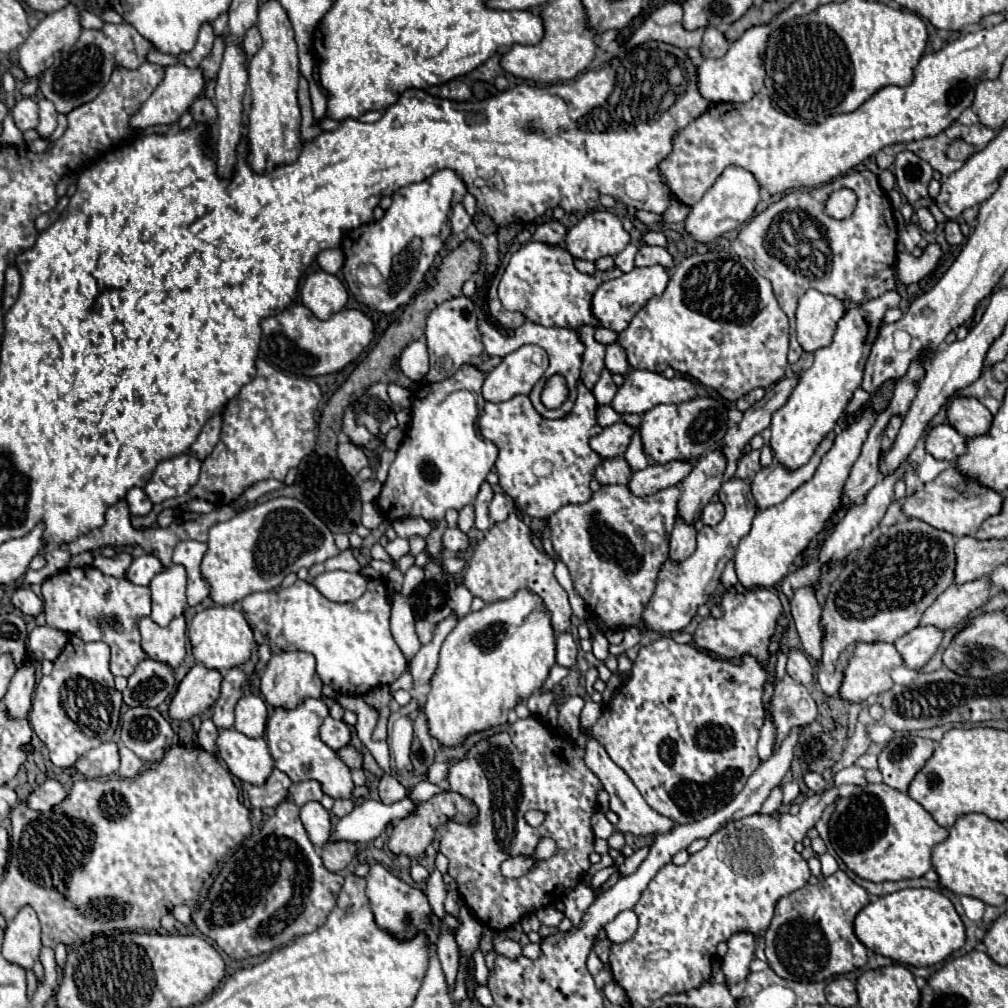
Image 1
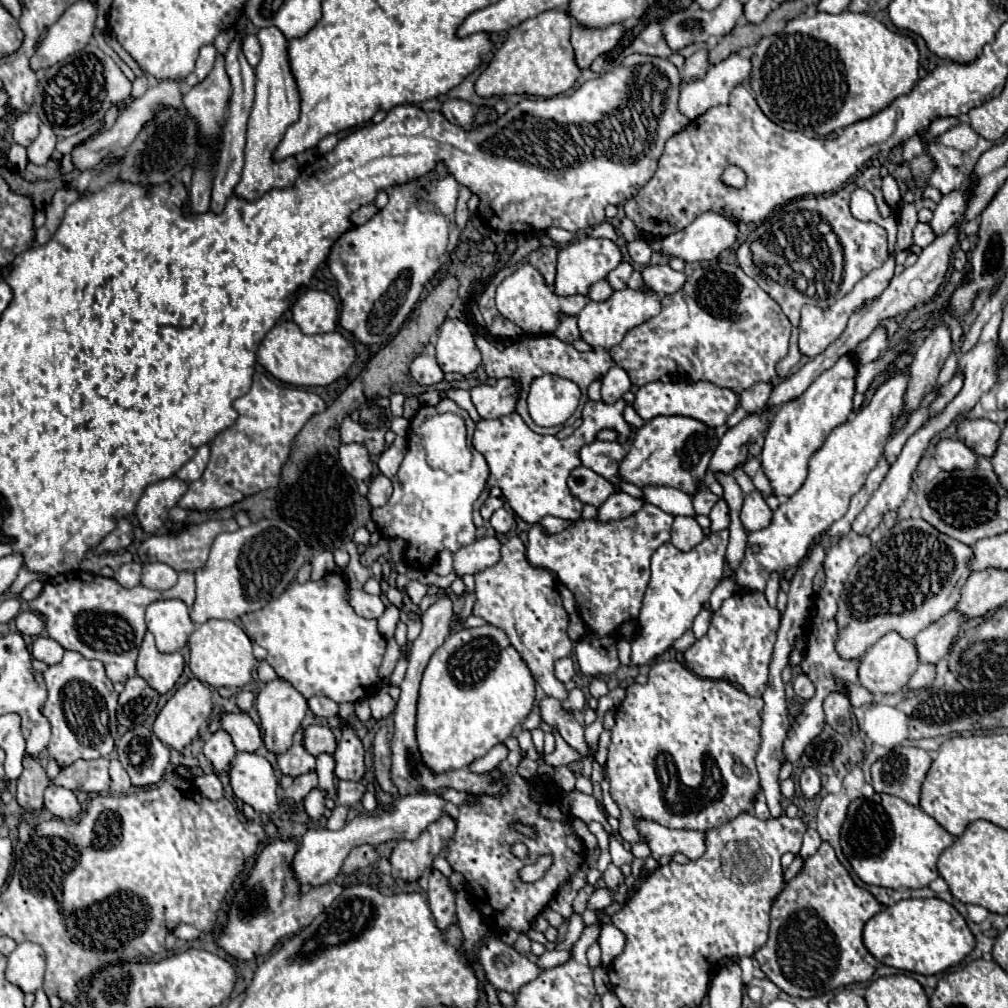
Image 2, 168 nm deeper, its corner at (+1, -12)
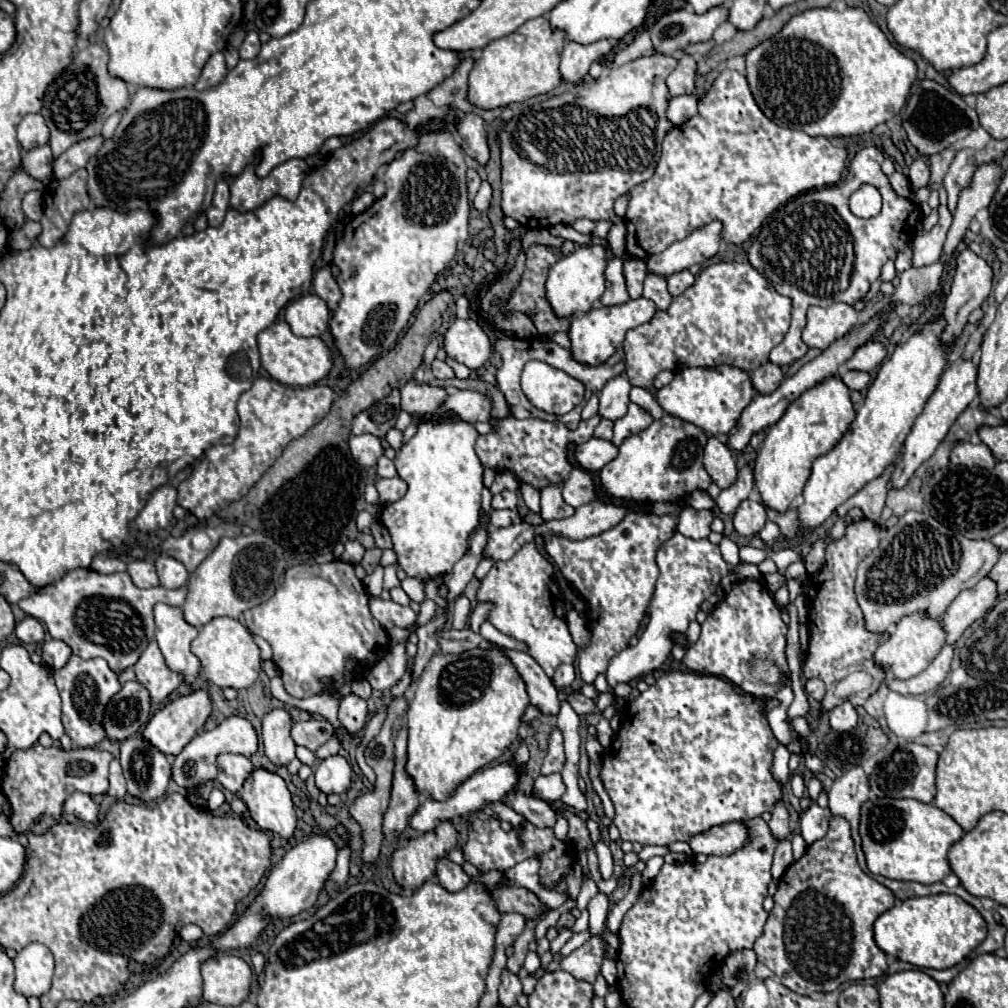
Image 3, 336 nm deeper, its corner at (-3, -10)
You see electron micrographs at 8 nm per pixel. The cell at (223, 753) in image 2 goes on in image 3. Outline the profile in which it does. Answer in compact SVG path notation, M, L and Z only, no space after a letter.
M231 753L219 755L217 765L219 765L217 781L231 793L239 793L245 779L253 773L253 763L243 755L231 755Z

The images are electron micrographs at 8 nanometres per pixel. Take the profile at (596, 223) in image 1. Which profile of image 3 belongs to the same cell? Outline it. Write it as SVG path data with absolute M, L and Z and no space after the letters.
M601 245L581 247L575 253L561 257L549 269L545 283L545 291L547 291L545 297L549 299L553 313L561 317L573 317L577 313L587 313L589 309L593 309L605 291L605 277L603 277L605 265L607 265L607 249Z

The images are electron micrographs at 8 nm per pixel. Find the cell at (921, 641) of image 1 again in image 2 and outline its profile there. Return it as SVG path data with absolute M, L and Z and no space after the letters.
M949 611L945 617L941 617L939 621L923 629L913 639L917 647L919 663L937 663L939 659L943 659L949 653L961 623L963 623L963 617L957 611Z

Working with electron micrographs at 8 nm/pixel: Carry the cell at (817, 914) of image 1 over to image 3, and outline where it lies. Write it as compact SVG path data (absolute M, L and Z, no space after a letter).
M833 817L829 831L823 839L811 843L799 861L793 861L783 877L779 879L777 891L773 895L773 909L765 923L765 931L755 943L755 953L759 963L769 967L785 987L797 995L829 993L841 983L859 981L869 977L879 977L887 971L887 955L877 947L873 939L875 919L895 905L895 895L891 889L861 871L855 855L855 843L851 837L851 827L847 819Z

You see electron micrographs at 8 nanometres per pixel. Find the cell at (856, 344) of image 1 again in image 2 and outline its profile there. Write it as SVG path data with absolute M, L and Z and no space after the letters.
M851 353L841 355L837 365L821 373L815 383L797 399L777 407L773 413L773 421L769 423L765 445L761 453L763 471L773 487L773 493L791 497L799 491L807 477L807 463L809 457L821 449L827 435L837 427L843 425L853 409L853 395L855 395L855 377L857 377L857 363Z

